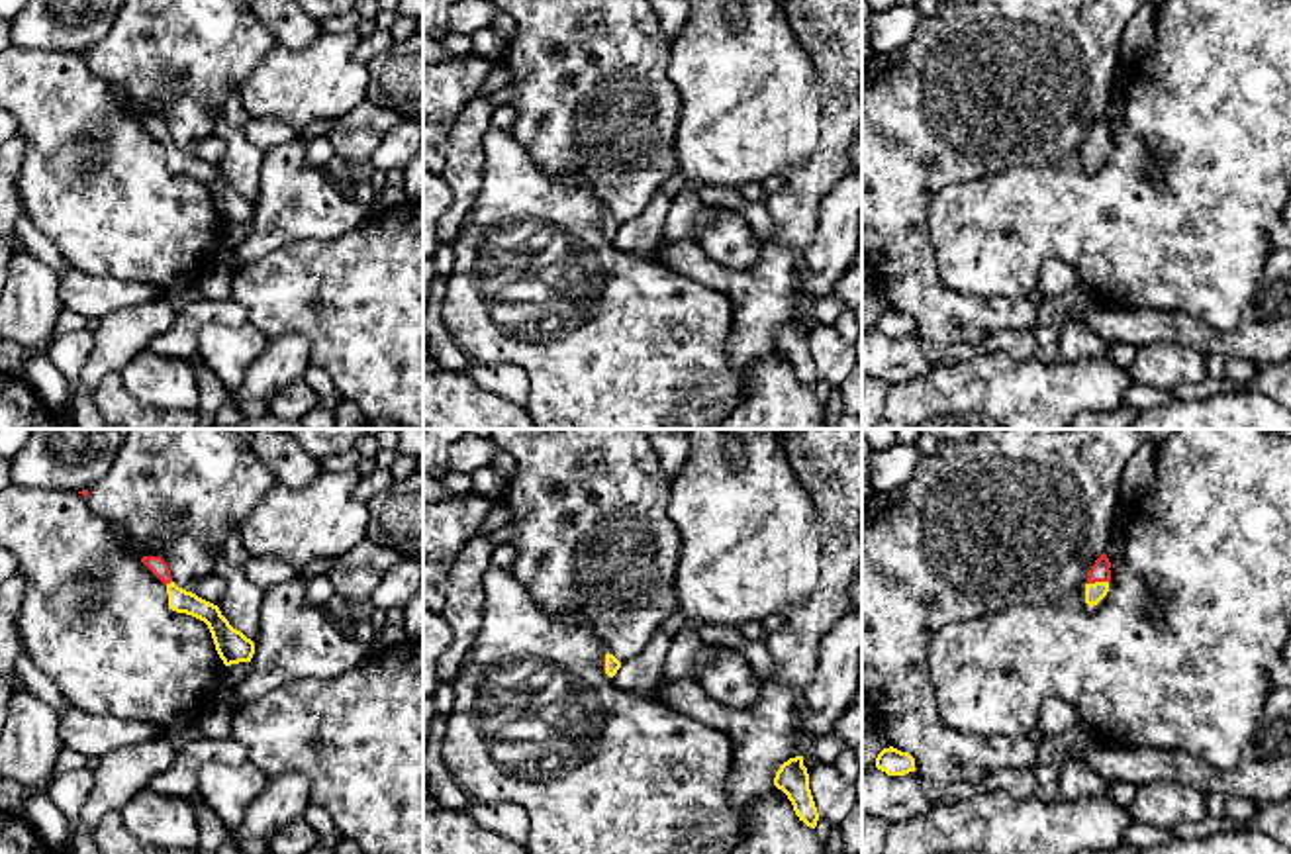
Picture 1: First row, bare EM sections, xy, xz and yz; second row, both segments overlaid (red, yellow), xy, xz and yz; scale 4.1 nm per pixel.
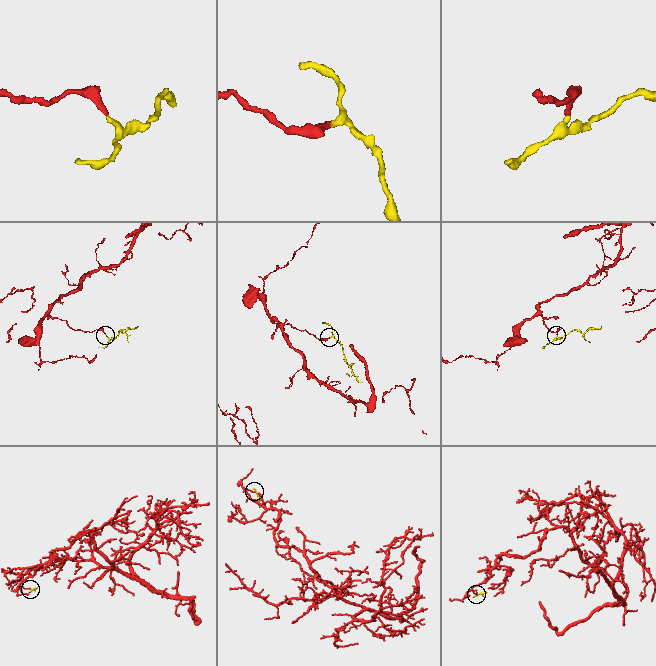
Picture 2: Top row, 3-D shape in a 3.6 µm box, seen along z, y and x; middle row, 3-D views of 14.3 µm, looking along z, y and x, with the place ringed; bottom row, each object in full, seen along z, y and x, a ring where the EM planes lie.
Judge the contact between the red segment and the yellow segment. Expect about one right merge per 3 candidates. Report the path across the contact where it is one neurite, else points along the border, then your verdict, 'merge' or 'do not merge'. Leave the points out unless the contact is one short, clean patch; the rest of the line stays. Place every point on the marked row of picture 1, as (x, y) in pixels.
way yz (1099, 570), (1098, 580), (1094, 592); merge

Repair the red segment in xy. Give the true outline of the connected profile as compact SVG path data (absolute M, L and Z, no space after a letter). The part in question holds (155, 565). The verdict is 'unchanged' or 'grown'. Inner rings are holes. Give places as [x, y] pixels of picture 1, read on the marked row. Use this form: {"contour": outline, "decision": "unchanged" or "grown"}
{"contour": "M143 556L141 562L167 586L168 607L172 611L192 615L208 625L215 650L225 666L251 662L255 642L233 629L217 605L178 588L172 582L168 564L161 556Z", "decision": "grown"}

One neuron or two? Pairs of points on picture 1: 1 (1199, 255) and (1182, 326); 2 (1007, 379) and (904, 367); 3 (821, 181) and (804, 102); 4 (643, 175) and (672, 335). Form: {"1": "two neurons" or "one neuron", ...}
{"1": "two neurons", "2": "two neurons", "3": "two neurons", "4": "two neurons"}

